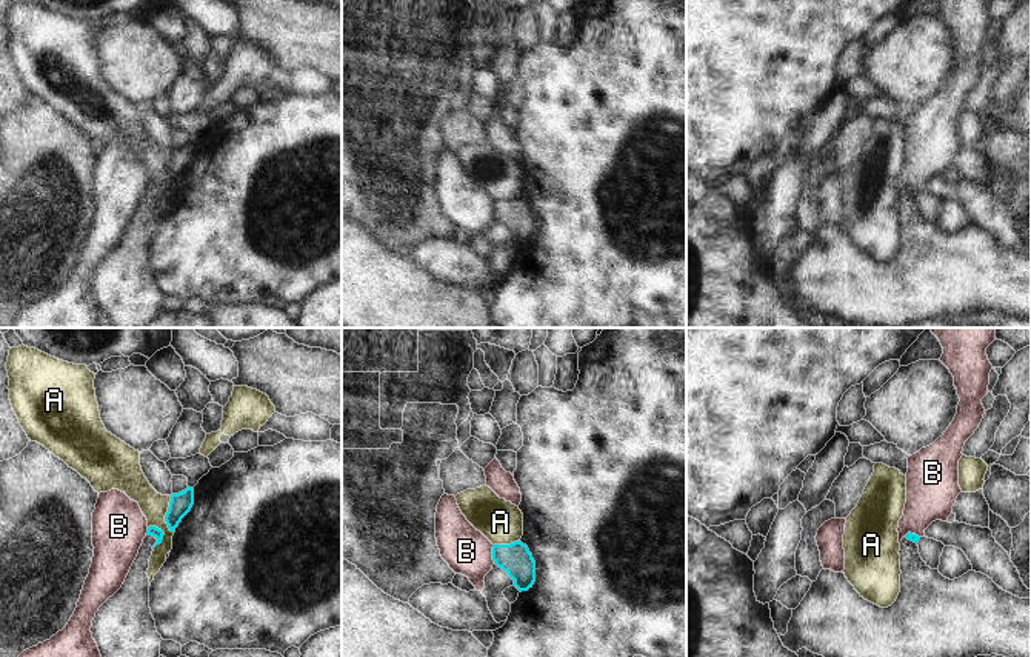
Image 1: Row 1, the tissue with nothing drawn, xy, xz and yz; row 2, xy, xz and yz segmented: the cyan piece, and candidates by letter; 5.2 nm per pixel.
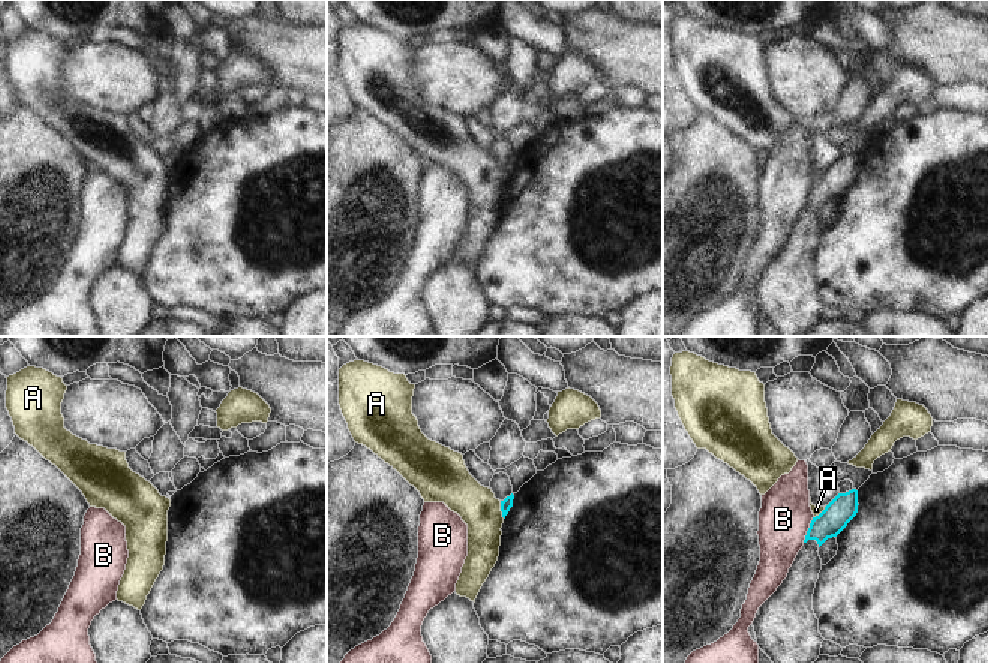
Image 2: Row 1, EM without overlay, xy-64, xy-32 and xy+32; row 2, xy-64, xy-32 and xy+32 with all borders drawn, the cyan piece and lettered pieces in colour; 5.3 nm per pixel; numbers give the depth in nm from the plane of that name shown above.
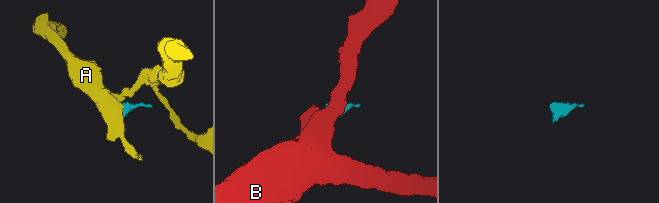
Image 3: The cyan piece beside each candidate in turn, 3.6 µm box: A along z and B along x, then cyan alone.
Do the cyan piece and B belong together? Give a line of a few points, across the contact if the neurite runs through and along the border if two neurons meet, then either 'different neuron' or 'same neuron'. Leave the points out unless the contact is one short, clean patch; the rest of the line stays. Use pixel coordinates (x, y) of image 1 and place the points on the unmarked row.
line xz (494, 200), (493, 217); different neuron

